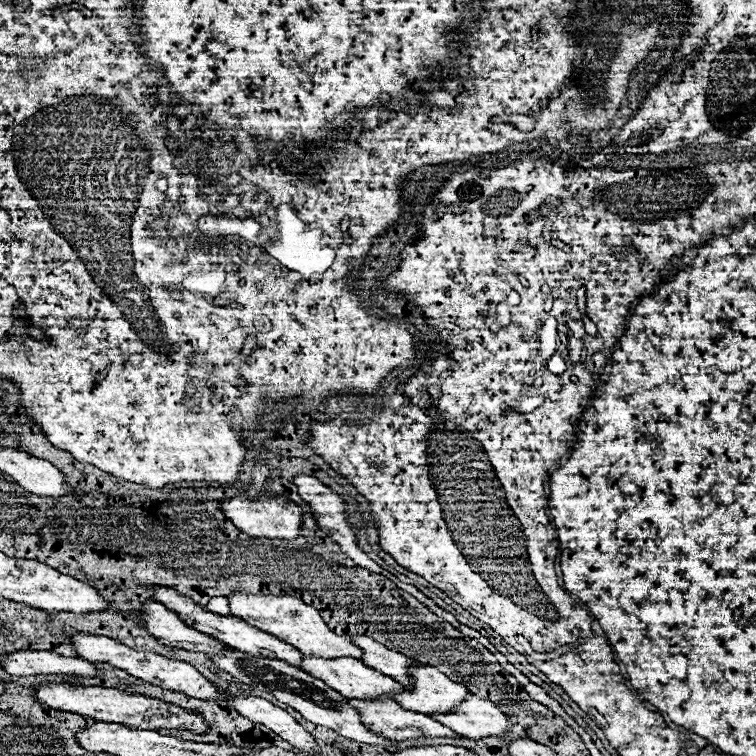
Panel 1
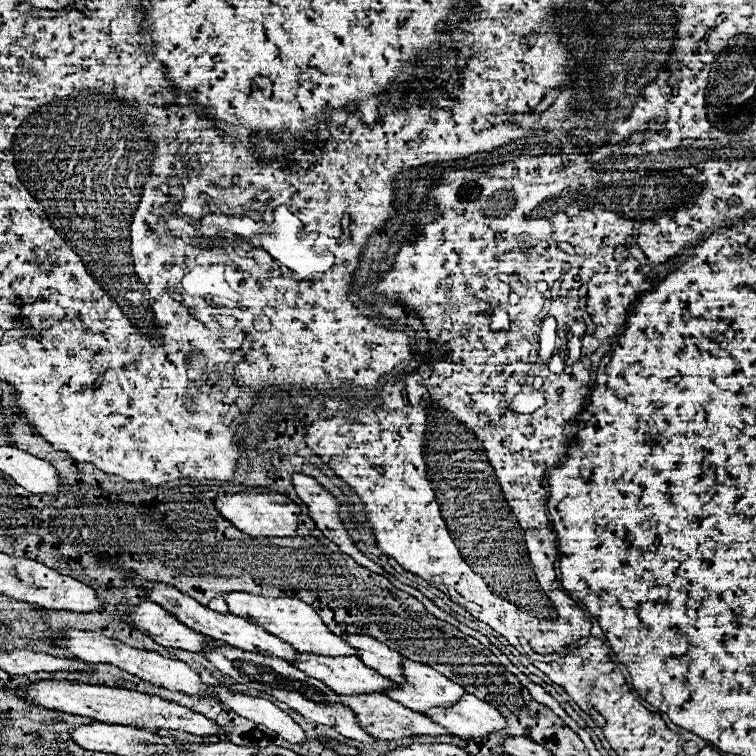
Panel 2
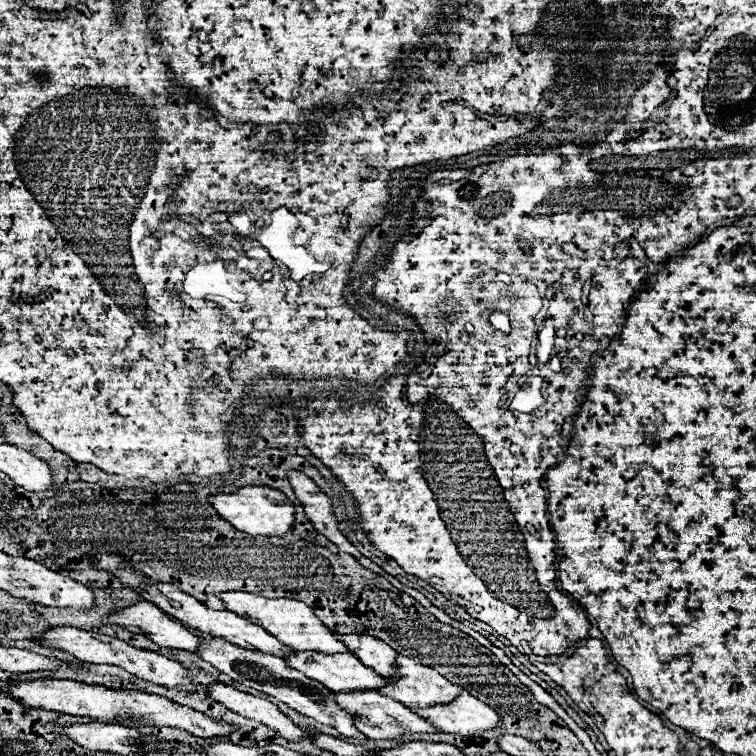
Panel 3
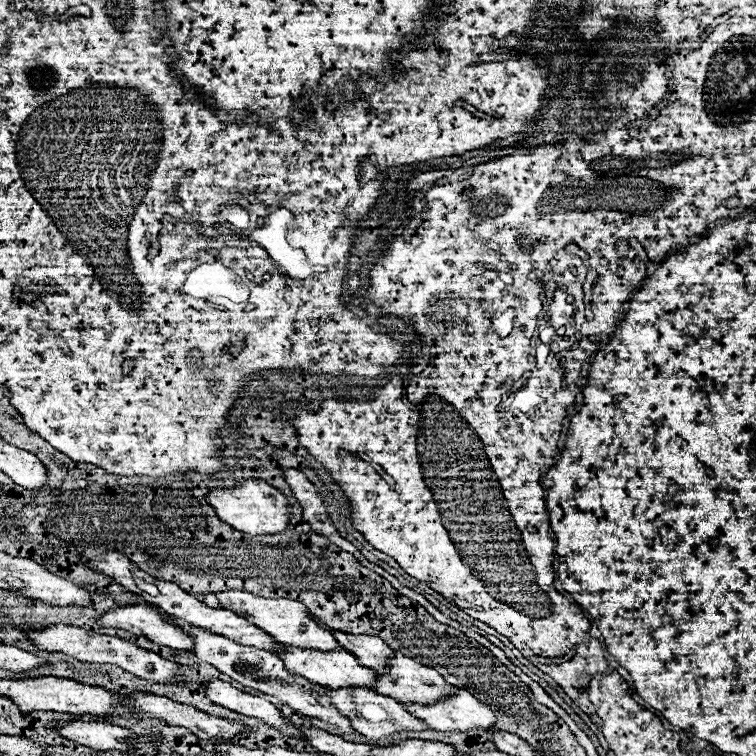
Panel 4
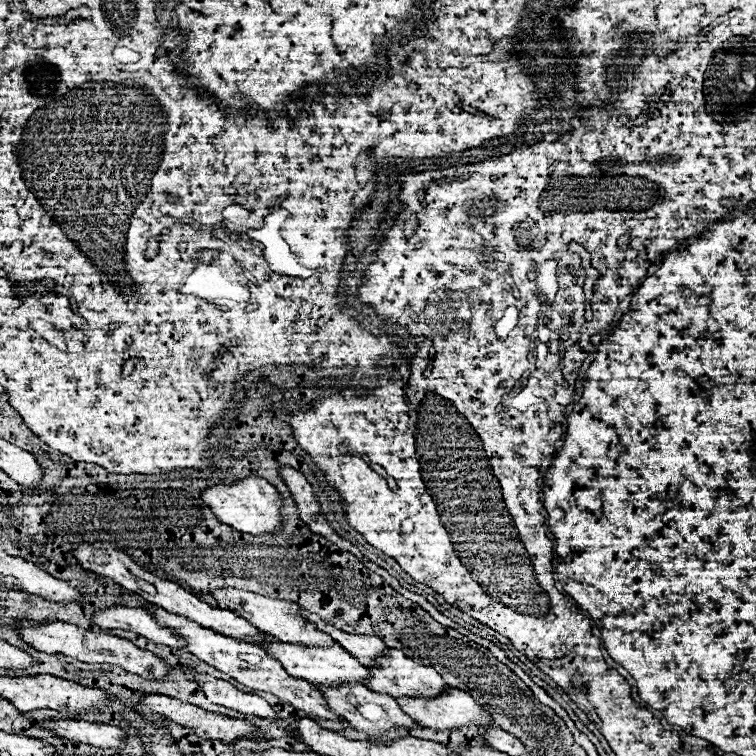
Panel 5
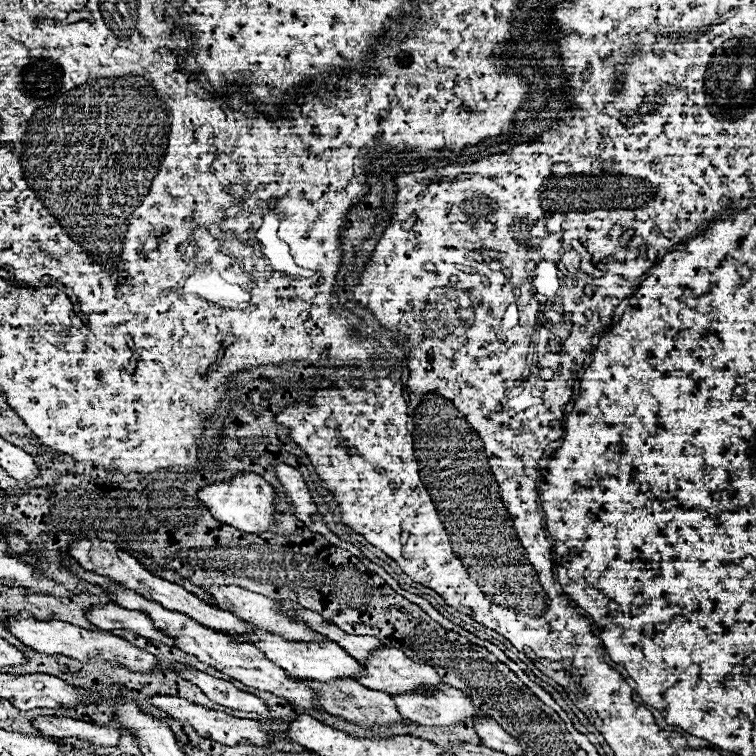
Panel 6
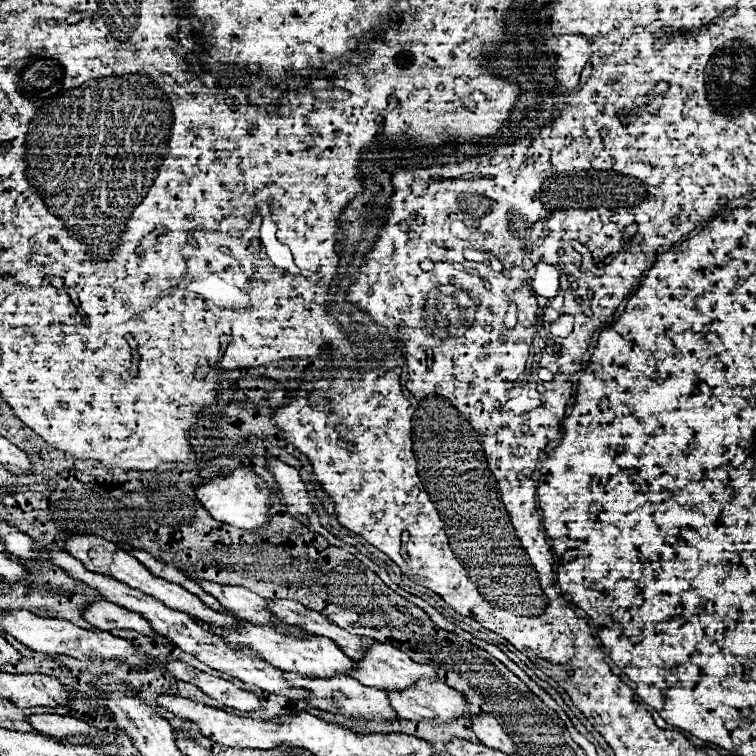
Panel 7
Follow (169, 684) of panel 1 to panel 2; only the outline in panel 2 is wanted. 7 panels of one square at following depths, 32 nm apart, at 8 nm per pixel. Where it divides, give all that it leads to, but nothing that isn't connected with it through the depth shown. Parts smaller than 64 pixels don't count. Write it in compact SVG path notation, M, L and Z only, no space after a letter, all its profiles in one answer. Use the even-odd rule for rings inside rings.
M68 630L68 632L62 632L62 640L58 642L58 646L66 646L70 648L70 652L74 652L76 658L84 660L84 662L92 662L92 664L112 664L112 666L118 666L122 670L126 670L128 674L132 676L138 676L140 680L146 680L146 682L152 682L156 686L162 686L162 688L168 688L168 690L176 690L176 692L184 692L188 696L198 696L198 698L212 698L212 686L204 684L200 680L200 676L186 664L186 662L180 662L180 660L170 660L170 658L164 658L156 652L148 652L148 650L136 650L136 648L130 648L126 646L124 642L116 640L116 638L108 638L108 636L102 636L102 634L96 634L96 632L80 632L80 630Z

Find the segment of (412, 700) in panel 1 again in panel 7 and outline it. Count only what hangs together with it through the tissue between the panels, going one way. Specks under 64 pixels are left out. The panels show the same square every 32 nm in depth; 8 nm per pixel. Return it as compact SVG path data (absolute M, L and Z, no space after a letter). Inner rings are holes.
M376 642L356 664L358 670L350 676L364 682L364 686L376 686L376 690L406 690L422 678L438 680L432 666L416 664L402 650L380 642Z

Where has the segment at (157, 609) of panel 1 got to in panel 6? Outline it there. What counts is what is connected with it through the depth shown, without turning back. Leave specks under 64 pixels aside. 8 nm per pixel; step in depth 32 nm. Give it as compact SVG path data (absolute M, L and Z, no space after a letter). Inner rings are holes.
M106 604L106 606L96 606L90 614L88 620L98 626L100 630L132 630L144 638L150 638L154 642L162 642L166 646L176 646L176 640L168 636L164 630L158 630L152 622L152 618L140 610L128 610L118 604Z

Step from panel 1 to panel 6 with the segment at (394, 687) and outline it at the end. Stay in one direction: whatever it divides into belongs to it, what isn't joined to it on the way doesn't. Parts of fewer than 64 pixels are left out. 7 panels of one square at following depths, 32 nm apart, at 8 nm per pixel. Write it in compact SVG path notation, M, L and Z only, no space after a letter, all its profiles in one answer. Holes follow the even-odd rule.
M252 630L252 634L248 634L248 638L236 638L232 636L234 640L238 642L250 642L250 644L256 644L260 646L260 650L264 650L264 654L268 654L268 658L272 658L272 662L276 662L280 668L284 668L288 674L292 676L298 676L298 678L304 678L304 680L316 680L316 682L332 682L332 680L344 680L344 678L358 678L364 674L364 668L350 656L346 654L344 650L340 650L340 646L336 642L324 642L324 644L314 644L314 642L284 642L282 638L276 638L276 634L268 634L266 630Z

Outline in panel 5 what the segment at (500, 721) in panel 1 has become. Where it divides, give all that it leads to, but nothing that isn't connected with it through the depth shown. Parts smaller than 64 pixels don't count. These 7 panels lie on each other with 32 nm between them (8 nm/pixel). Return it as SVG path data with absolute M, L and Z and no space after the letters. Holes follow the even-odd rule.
M448 690L444 698L434 698L432 702L402 698L398 700L400 708L416 718L422 726L434 730L452 730L452 728L468 728L468 726L490 726L492 714L488 710L480 710L484 706L476 706L476 700L464 690Z

